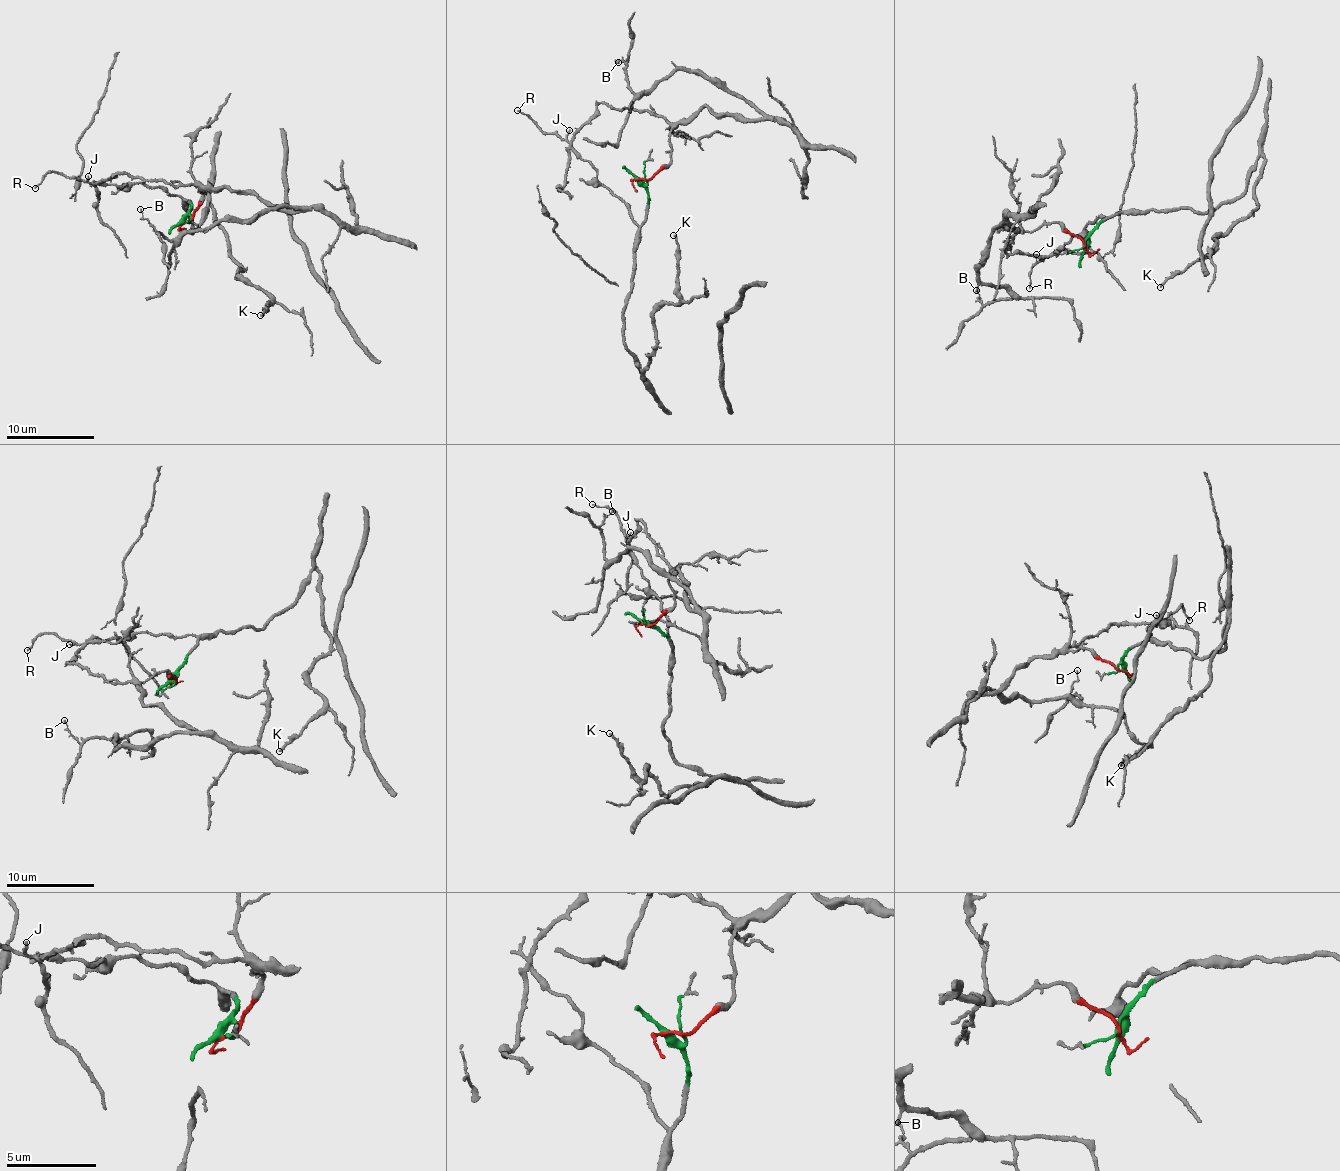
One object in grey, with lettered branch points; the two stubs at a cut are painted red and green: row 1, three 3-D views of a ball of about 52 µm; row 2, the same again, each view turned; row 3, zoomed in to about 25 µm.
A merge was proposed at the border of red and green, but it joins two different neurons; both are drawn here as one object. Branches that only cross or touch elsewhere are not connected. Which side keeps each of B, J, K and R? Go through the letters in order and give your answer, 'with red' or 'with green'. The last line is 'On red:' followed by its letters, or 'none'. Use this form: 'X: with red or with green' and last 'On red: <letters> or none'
B: with red
J: with green
K: with green
R: with green
On red: B

